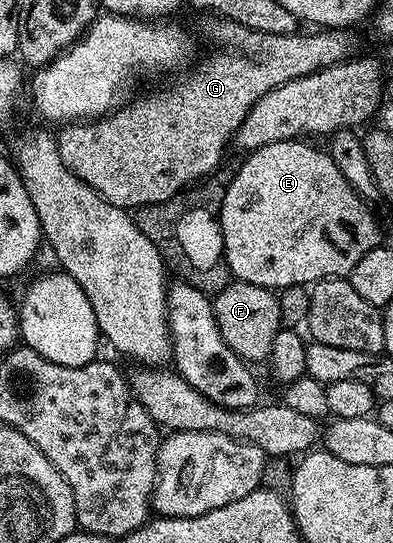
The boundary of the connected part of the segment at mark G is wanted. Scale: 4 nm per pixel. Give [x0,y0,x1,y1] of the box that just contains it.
[55,17,357,209]

